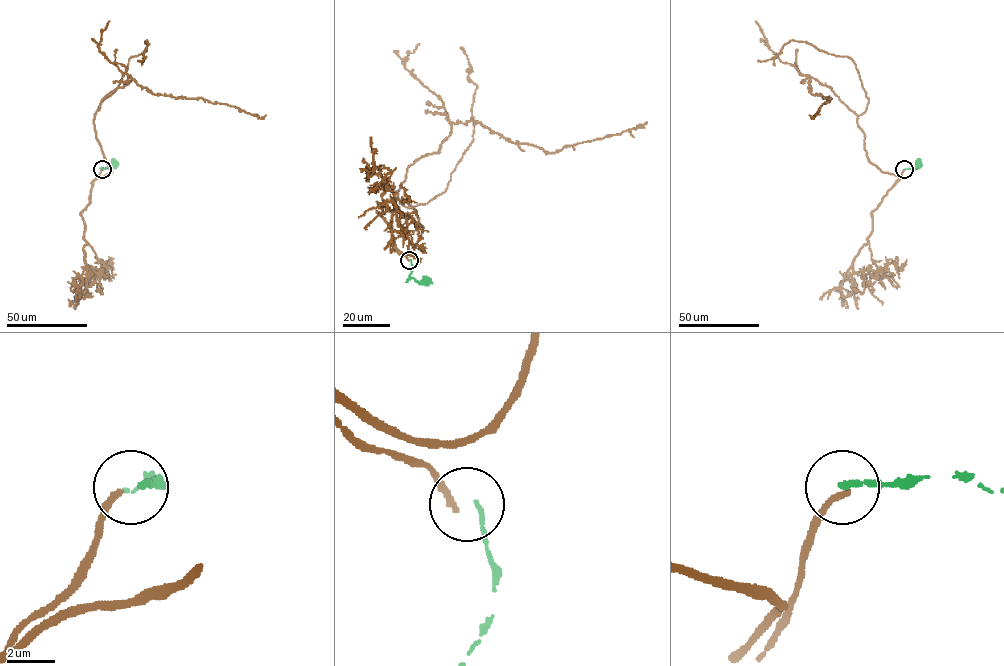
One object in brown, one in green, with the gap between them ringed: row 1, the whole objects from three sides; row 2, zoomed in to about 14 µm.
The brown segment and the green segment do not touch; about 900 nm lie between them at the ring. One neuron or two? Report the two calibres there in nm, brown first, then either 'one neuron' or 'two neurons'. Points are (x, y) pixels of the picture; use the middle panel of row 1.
calibres 260 and 200 nm; two neurons

